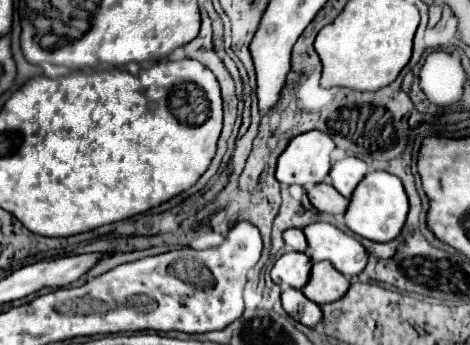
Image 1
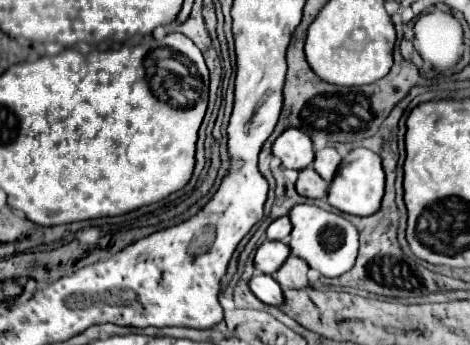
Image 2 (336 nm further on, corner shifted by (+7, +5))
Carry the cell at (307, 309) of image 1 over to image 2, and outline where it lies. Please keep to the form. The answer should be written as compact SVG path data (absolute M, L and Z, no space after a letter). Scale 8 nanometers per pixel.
M255 272L253 278L249 280L249 288L251 292L265 304L271 304L271 306L281 306L283 304L283 292L281 292L281 286L275 282L273 276L269 274L261 274L261 272Z

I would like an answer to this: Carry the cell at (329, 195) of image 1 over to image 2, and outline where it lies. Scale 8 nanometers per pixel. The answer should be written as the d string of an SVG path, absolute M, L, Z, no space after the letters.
M313 168L299 170L299 178L295 186L297 186L297 192L305 198L325 198L327 196L327 182Z

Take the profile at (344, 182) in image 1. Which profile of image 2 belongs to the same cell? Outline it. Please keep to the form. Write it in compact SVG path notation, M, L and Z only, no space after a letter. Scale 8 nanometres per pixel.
M323 148L315 152L315 160L313 160L313 168L319 172L319 176L325 182L331 182L337 168L341 164L341 154L335 148Z

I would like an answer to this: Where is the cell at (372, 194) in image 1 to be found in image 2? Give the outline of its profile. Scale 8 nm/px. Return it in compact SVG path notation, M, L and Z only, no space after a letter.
M355 148L341 160L333 182L329 184L327 202L341 212L355 216L369 216L377 212L377 206L381 206L383 188L385 188L385 172L381 168L381 158L377 156L377 152L369 148Z

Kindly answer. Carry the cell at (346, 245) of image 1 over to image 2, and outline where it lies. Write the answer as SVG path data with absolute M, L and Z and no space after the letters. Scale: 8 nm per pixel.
M297 204L289 212L289 220L293 226L289 234L291 254L305 260L309 268L317 270L321 276L335 278L335 276L345 274L355 264L357 250L359 250L359 232L343 216L327 212L313 204Z

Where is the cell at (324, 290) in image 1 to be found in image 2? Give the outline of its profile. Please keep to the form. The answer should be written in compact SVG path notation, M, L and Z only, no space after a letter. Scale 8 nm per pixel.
M289 256L289 258L285 260L285 264L277 270L275 280L277 280L281 286L307 288L307 286L309 286L307 272L309 272L309 266L307 266L301 258L297 258L297 256Z

